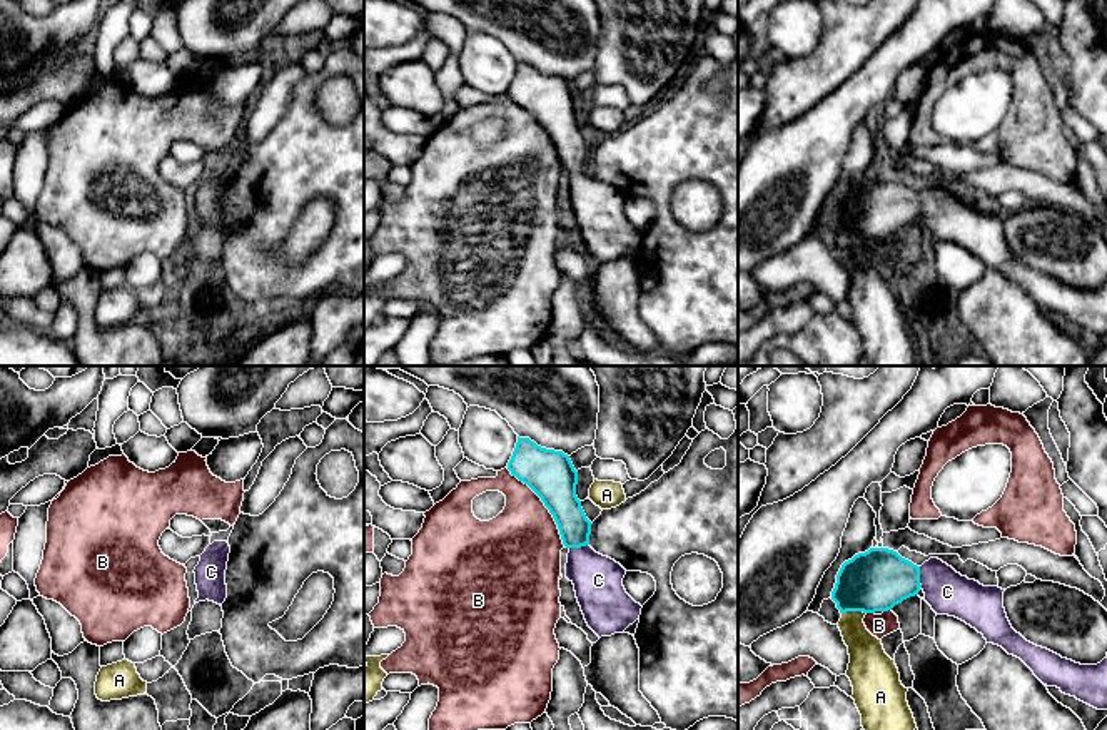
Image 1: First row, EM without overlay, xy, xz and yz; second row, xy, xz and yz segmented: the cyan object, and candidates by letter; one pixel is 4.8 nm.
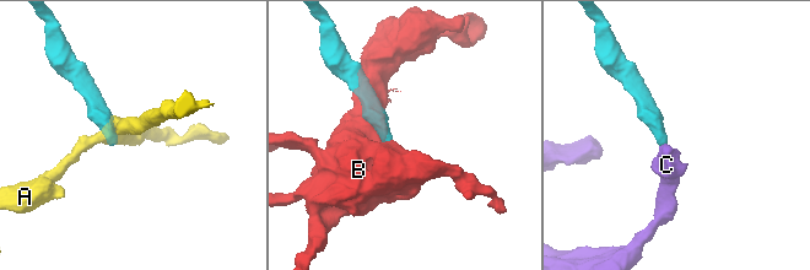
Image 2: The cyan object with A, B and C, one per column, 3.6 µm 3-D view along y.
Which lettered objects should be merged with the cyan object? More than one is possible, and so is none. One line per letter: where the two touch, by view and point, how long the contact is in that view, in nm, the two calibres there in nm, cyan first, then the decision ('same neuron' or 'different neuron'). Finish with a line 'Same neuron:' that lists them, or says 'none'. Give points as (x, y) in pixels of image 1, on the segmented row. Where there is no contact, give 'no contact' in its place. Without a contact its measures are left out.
A: contact yz (854, 610); length 120 nm; calibres 300 and 180 nm; different neuron
B: contact xz (545, 505); length 480 nm; calibres 220 and 400 nm; different neuron
C: contact yz (919, 577); length 110 nm; calibres 300 and 220 nm; same neuron
Same neuron: C

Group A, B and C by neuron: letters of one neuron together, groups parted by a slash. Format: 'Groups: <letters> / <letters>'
Groups: A / B / C

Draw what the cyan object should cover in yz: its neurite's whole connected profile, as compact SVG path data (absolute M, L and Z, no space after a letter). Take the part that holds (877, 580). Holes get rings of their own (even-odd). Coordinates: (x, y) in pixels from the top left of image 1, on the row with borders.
M870 548L842 565L832 600L840 613L875 613L892 610L920 590L937 615L965 621L987 643L1020 658L1044 685L1107 710L1107 658L1097 665L1080 665L1027 641L1007 618L1005 590L968 580L938 558L917 566L893 550Z

